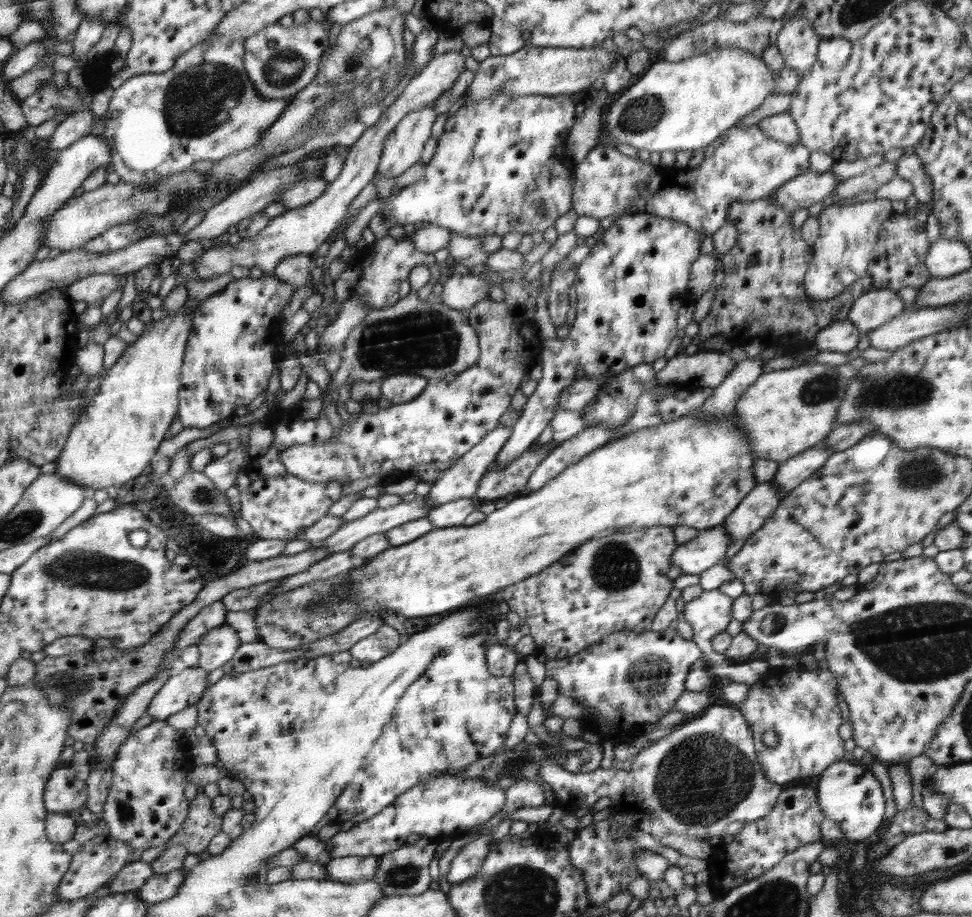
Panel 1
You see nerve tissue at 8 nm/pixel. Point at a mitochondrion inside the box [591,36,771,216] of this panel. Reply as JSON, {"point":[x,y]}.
{"point":[638,117]}

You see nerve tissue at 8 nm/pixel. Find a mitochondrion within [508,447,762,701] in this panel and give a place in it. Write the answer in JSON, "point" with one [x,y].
{"point":[615,566]}

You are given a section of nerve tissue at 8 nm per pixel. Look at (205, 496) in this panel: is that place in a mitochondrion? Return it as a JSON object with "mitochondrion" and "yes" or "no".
{"mitochondrion":"yes"}

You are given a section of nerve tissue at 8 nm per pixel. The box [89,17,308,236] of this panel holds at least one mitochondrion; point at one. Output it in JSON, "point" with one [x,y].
{"point":[198,99]}

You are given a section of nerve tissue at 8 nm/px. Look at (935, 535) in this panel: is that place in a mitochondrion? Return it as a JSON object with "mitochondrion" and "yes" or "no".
{"mitochondrion":"no"}

